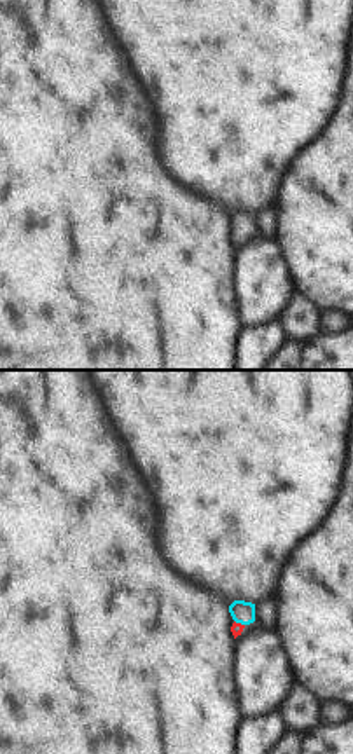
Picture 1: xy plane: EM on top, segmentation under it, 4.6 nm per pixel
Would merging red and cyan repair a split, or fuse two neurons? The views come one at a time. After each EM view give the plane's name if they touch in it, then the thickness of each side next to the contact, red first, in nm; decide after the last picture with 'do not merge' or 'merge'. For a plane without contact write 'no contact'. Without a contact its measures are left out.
xy | 60/100 nm

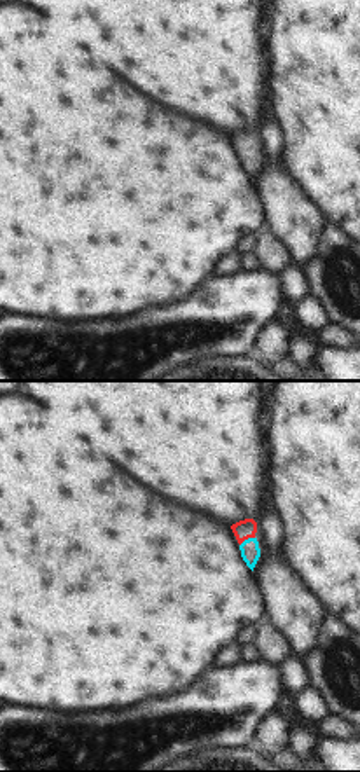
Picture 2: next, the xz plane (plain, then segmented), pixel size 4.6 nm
xz | 90/90 nm

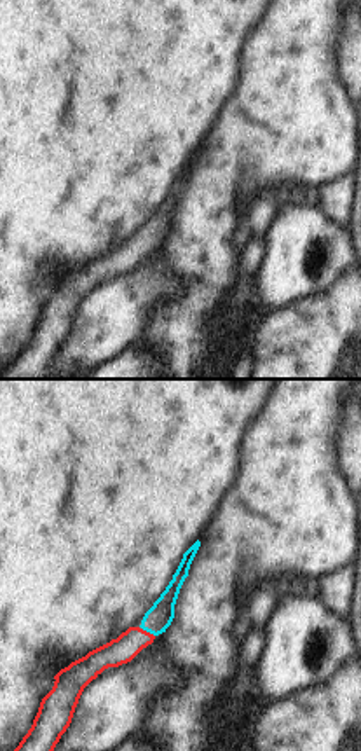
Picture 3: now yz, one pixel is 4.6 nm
yz | 120/120 nm

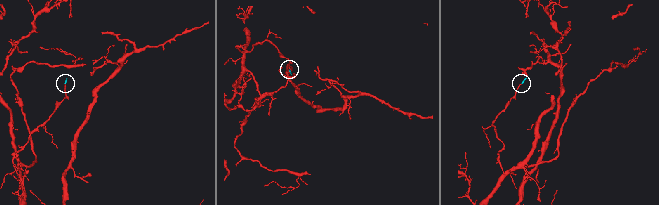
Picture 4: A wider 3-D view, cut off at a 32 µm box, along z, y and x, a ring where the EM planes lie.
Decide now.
merge

